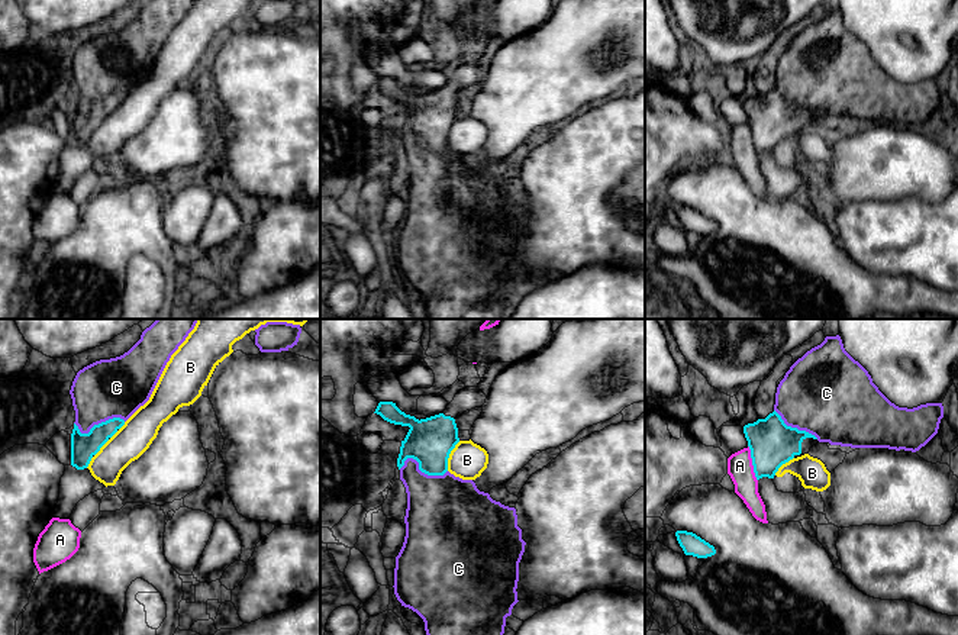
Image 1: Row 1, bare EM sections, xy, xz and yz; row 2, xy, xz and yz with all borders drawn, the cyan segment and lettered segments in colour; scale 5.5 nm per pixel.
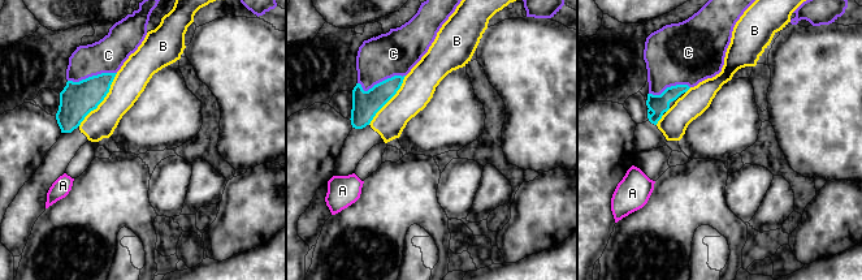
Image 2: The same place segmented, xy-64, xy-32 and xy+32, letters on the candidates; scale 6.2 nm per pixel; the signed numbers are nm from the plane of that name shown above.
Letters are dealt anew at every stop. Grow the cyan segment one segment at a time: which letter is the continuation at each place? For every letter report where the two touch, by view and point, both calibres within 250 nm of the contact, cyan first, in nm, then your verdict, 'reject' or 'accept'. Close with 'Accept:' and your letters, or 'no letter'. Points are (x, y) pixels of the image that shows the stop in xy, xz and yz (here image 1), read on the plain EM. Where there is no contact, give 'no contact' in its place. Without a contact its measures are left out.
A: meets cyan in yz at (752, 138); 260 nm thick on the cyan side, 140 nm on the other; reject
B: meets cyan in xy at (103, 119); 140 nm thick on the cyan side, 190 nm on the other; reject
C: meets cyan in xz at (421, 145); 260 nm thick on the cyan side, 380 nm on the other; accept
Accept: C

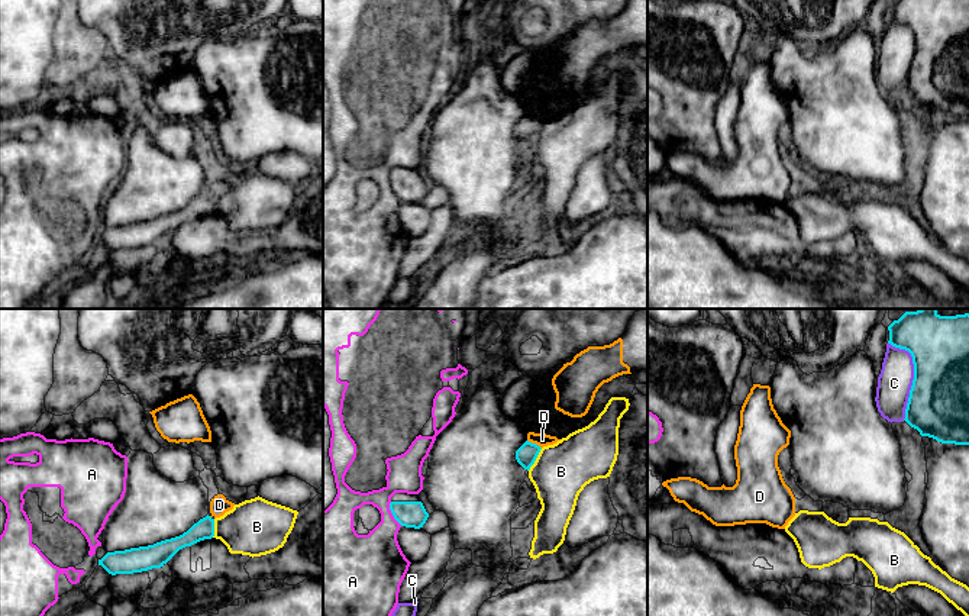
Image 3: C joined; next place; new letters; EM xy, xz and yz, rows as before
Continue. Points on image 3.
A: meets cyan in xz at (393, 189); 140 nm thick on the cyan side, 260 nm on the other; reject
B: meets cyan in xz at (535, 135); 120 nm thick on the cyan side, 320 nm on the other; reject
C: meets cyan in yz at (914, 51); 340 nm thick on the cyan side, 190 nm on the other; reject
D: meets cyan in xz at (535, 119); 120 nm thick on the cyan side, 80 nm on the other; reject
Accept: no letter

